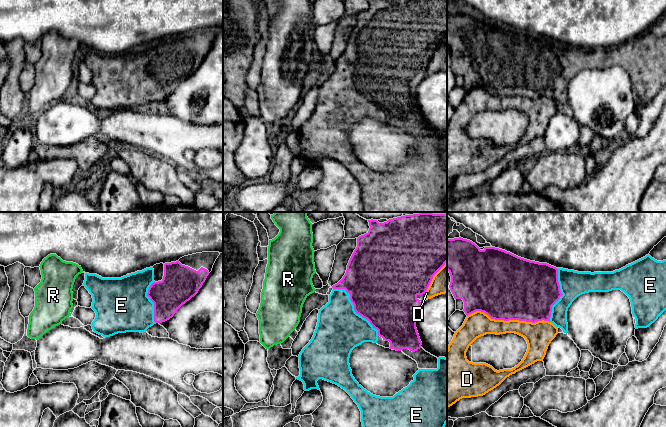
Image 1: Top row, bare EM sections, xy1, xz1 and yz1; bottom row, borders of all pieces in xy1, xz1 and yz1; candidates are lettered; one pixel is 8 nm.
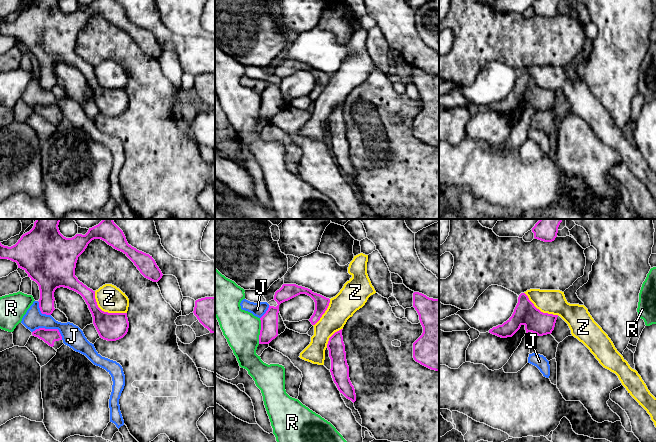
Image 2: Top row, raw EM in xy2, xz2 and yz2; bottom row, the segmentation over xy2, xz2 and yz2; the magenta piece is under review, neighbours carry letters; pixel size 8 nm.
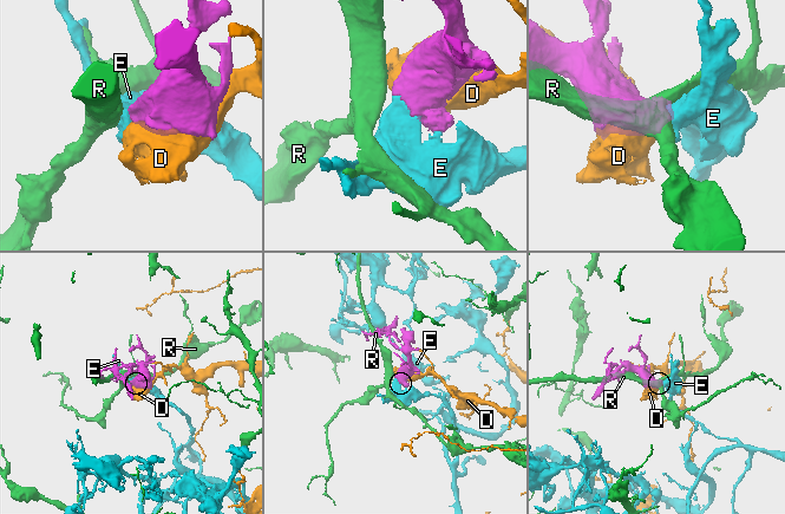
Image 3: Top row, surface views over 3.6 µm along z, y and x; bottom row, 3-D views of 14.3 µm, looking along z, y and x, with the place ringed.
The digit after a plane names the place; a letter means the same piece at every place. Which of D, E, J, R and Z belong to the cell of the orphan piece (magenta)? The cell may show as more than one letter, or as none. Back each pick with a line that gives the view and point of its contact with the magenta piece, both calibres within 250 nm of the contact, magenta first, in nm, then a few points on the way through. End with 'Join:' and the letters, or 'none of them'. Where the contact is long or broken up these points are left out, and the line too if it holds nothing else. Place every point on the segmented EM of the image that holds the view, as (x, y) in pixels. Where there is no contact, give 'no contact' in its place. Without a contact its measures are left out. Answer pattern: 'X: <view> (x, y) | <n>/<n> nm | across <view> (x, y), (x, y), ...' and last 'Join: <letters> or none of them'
E: xz1 (354, 308) | 480/380 nm
Join: E

